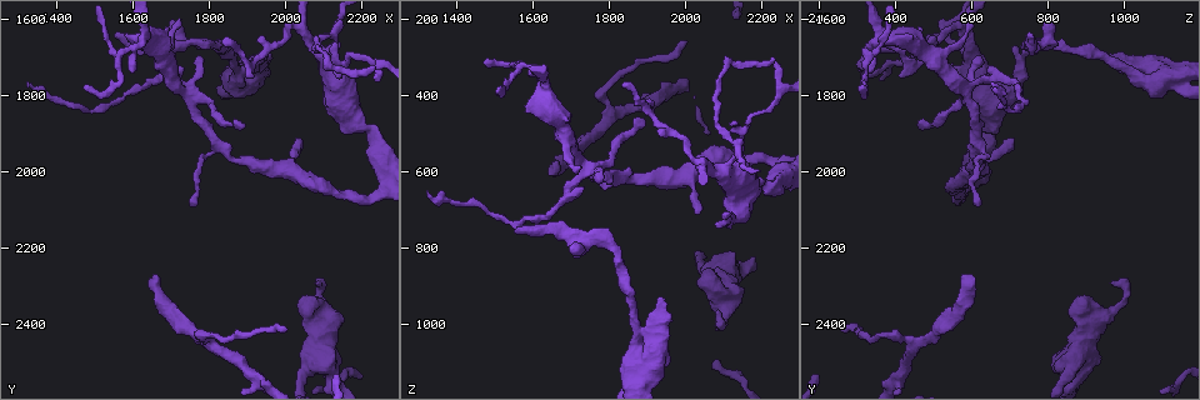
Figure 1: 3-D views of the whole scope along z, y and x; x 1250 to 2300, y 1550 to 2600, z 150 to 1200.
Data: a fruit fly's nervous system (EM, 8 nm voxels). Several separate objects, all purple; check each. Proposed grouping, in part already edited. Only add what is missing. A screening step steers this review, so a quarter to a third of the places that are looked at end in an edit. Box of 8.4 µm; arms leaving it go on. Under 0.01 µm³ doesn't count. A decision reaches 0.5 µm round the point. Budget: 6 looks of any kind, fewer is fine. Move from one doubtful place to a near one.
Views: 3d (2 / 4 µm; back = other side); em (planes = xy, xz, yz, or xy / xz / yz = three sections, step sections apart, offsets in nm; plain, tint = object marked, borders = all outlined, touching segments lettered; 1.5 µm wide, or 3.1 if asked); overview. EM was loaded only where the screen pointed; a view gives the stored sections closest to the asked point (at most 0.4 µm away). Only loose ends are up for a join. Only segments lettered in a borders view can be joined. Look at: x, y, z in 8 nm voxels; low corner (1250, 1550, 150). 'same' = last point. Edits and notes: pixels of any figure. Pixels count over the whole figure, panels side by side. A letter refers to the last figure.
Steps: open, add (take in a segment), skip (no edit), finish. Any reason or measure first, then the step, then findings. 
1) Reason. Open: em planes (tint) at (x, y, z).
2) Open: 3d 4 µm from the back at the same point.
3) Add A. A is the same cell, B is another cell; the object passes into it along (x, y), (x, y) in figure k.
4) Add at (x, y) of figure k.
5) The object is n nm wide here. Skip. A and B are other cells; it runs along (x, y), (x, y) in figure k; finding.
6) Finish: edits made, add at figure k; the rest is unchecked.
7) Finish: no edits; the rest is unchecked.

Branch stops here. Open: 3d 2 µm at (2115, 1670, 710).

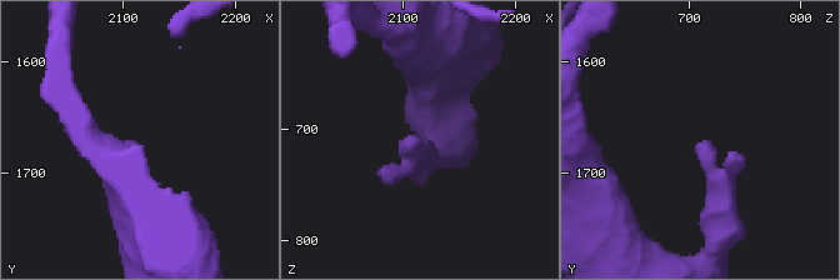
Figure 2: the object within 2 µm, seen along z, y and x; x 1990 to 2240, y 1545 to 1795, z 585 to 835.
Need the tissue. Open: em xz step 8 (borders) at (2112, 1672, 708).

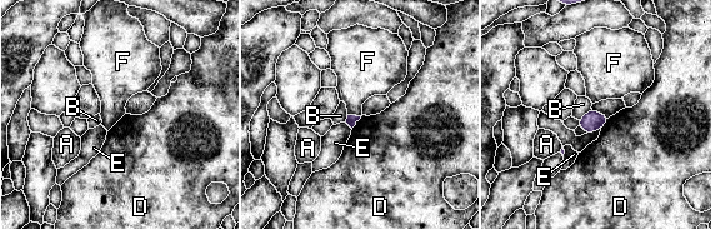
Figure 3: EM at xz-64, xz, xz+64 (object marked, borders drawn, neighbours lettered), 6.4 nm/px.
Another direction. Open: em planes (borders) at the same point.

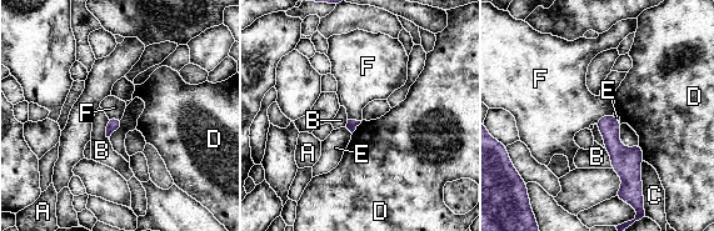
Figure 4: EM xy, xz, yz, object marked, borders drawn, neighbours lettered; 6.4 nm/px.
Skip. A, B, C, D, E and F are other cells; a border runs along (613, 114), (605, 114), (595, 122) in figure 4; no lettered segment goes on from it.

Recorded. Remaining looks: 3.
Free end. Open: 3d 2 µm at (1660, 2275, 610).

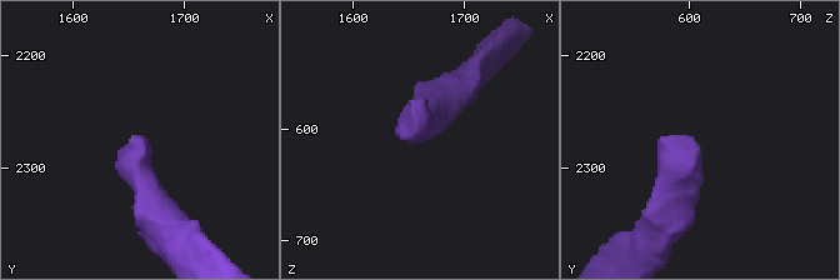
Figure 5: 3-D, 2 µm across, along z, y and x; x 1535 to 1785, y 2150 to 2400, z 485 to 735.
Now the EM. Open: em yz step 8 (tint) at (1662, 2274, 602).

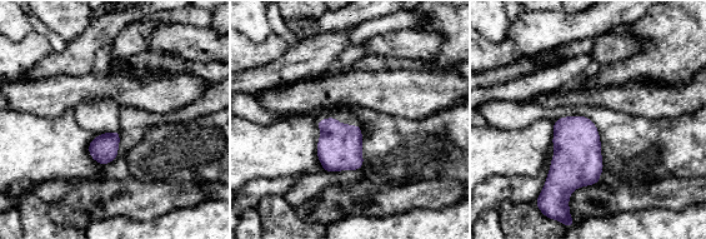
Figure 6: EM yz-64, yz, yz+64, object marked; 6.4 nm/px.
Cut it another way. Open: em planes (borders) at the same point.

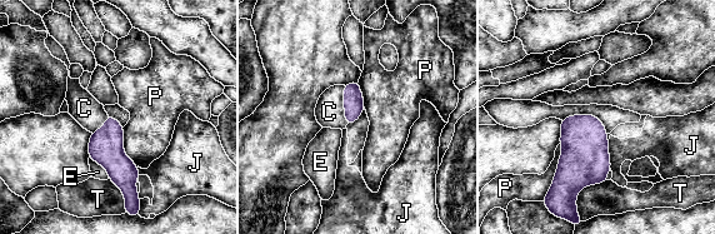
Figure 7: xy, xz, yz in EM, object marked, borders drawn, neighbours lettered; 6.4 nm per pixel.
Add C. C is the same cell, E, J, P and T are other cells; the object passes into it along (353, 100), (344, 105), (329, 111) in figure 7; the neuron continues.

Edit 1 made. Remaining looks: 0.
Finish: edits made, add at figure 7; the rest is unchecked.

